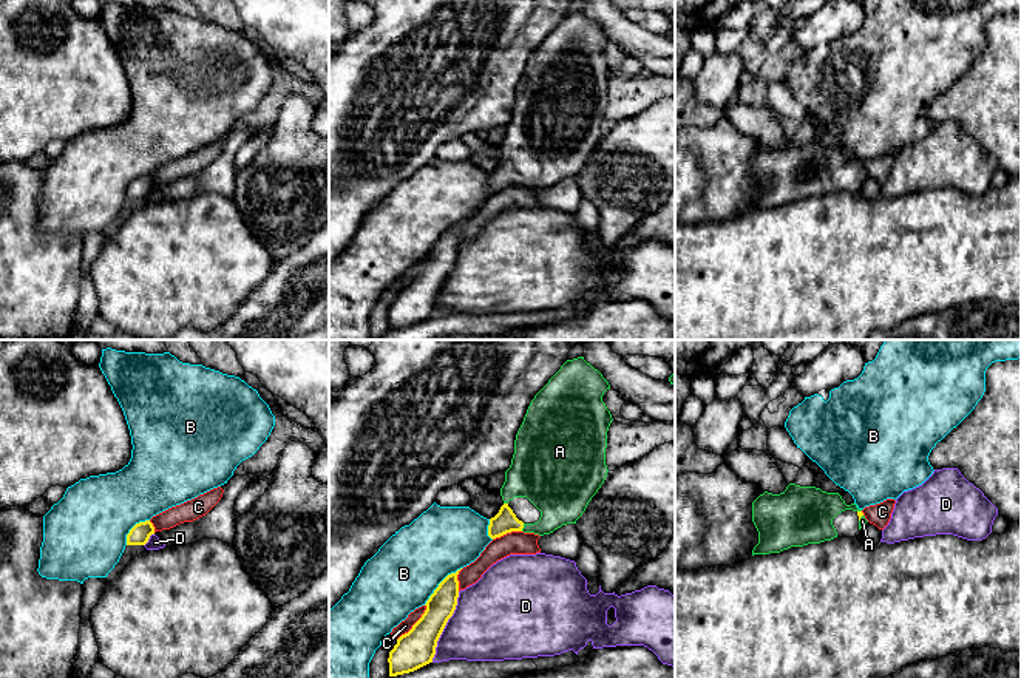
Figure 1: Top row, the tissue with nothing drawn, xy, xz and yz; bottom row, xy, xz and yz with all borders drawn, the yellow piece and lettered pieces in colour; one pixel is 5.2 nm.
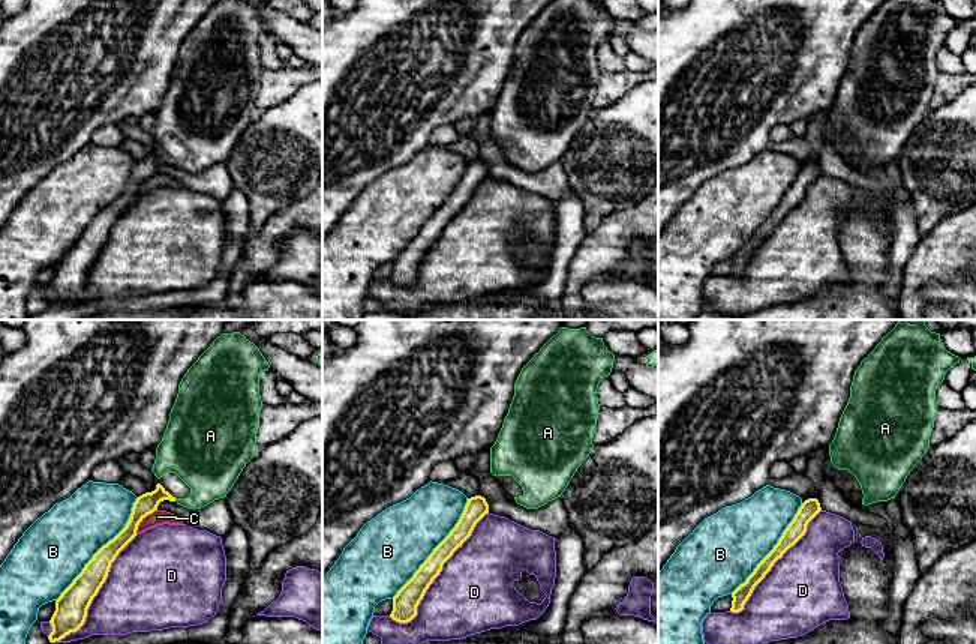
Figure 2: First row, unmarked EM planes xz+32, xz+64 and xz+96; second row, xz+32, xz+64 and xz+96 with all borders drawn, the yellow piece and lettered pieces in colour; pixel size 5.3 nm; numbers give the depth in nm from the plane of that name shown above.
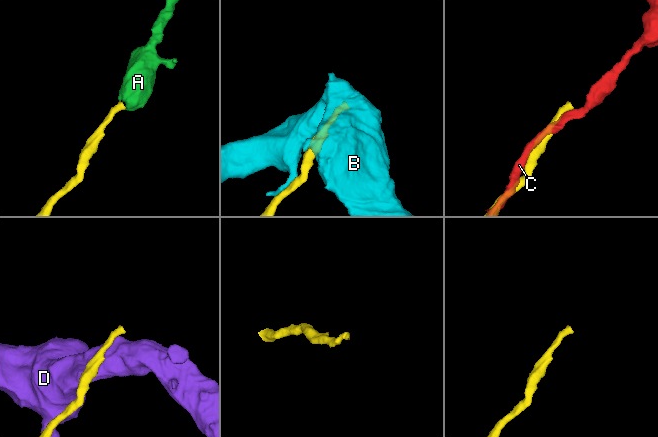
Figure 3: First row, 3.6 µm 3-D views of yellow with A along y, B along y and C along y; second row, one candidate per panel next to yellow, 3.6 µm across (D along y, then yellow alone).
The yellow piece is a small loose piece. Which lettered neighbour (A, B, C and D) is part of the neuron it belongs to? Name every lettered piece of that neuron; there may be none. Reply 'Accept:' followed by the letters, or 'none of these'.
Accept: A

